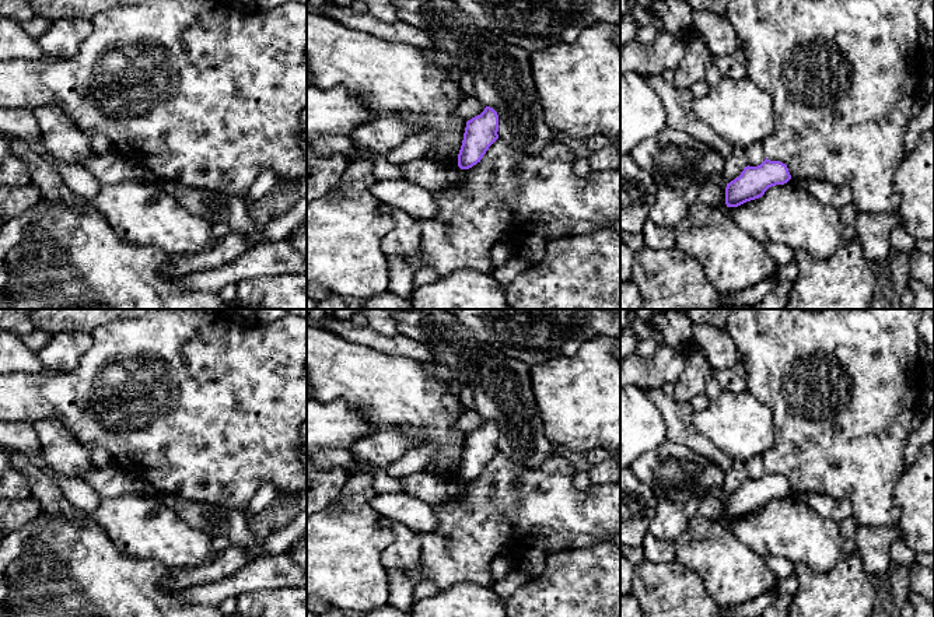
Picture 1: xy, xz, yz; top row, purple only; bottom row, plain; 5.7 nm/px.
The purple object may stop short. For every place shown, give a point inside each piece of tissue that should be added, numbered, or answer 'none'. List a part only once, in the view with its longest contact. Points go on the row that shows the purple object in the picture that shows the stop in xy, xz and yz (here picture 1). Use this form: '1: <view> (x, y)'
none

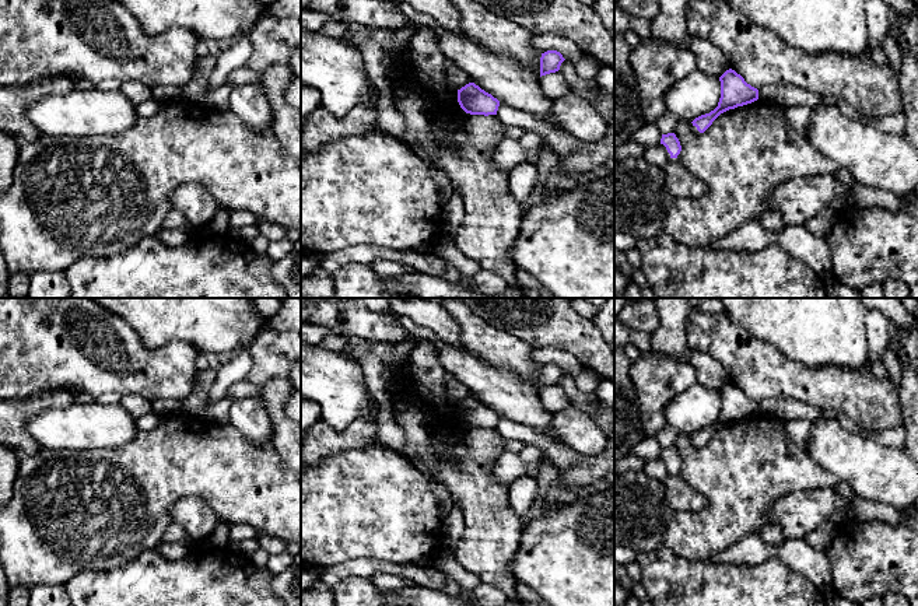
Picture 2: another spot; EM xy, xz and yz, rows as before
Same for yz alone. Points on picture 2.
none

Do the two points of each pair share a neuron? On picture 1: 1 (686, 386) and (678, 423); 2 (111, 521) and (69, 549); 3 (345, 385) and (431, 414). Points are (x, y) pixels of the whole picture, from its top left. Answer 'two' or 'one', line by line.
1: two
2: two
3: one

